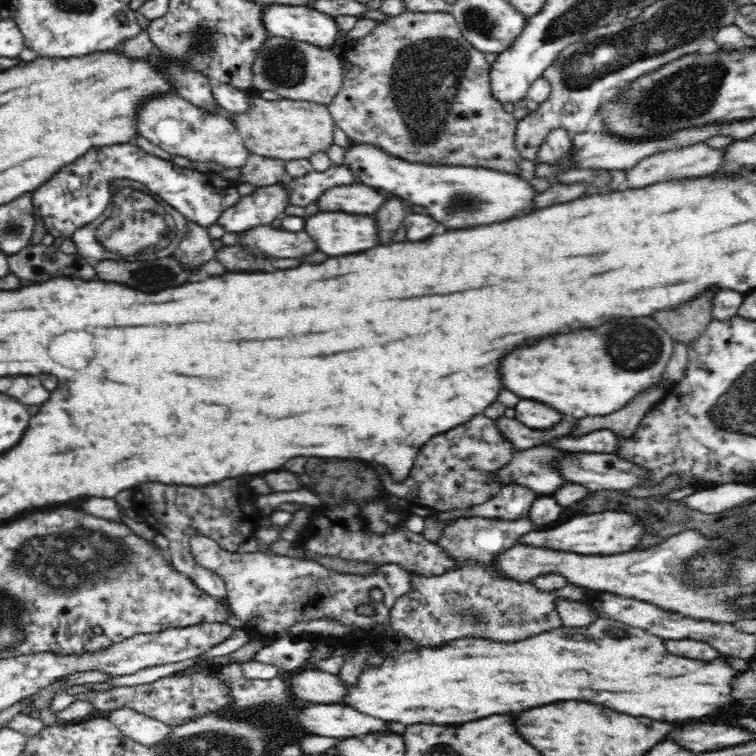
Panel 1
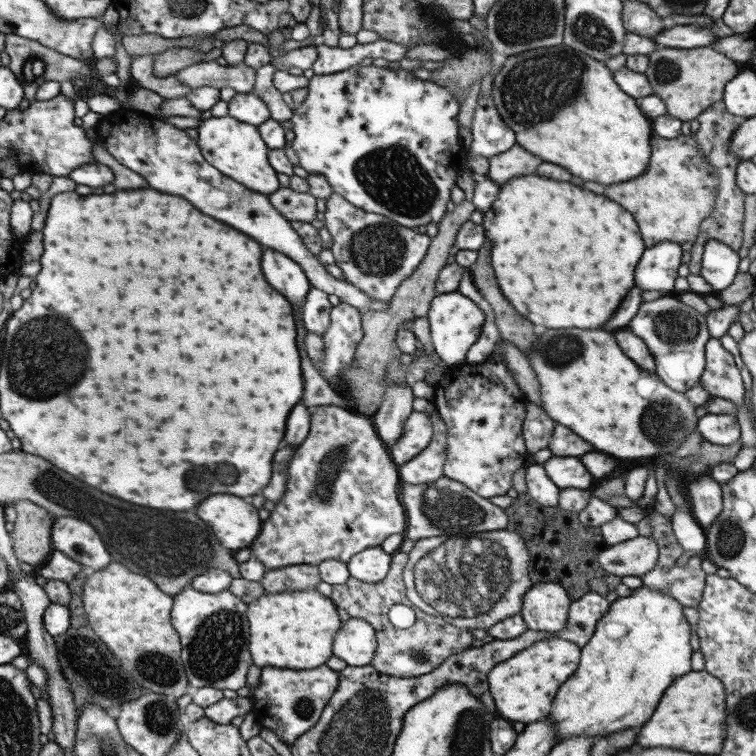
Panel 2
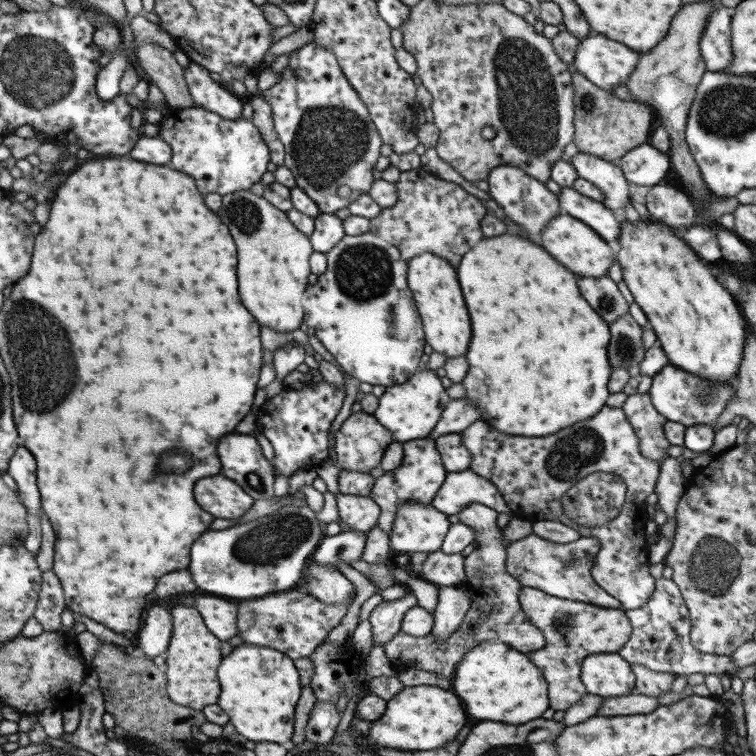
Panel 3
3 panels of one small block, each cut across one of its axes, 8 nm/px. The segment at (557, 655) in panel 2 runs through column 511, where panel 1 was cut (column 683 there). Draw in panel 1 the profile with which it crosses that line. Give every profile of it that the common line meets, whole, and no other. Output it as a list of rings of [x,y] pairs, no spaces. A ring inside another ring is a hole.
[[[599,617],[591,626],[581,628],[564,627],[537,634],[536,636],[525,638],[521,641],[514,642],[498,642],[492,639],[464,637],[459,638],[439,647],[421,646],[419,649],[403,652],[399,655],[388,655],[381,660],[377,667],[364,667],[358,678],[358,684],[344,684],[348,694],[344,696],[344,706],[352,706],[354,710],[374,716],[374,718],[382,718],[388,722],[400,722],[400,724],[464,724],[464,722],[472,722],[478,718],[486,718],[492,714],[508,714],[508,712],[522,712],[534,706],[542,706],[542,704],[550,704],[550,702],[560,702],[560,700],[586,700],[592,704],[604,704],[612,710],[624,712],[624,714],[632,714],[632,716],[646,716],[646,718],[654,718],[654,720],[688,720],[688,718],[702,718],[702,716],[714,716],[720,710],[724,710],[730,704],[730,682],[736,676],[736,670],[732,670],[724,660],[714,660],[714,662],[698,662],[698,660],[690,660],[690,658],[678,658],[668,654],[668,650],[664,648],[662,638],[652,636],[647,630],[638,629],[627,626],[618,620]]]

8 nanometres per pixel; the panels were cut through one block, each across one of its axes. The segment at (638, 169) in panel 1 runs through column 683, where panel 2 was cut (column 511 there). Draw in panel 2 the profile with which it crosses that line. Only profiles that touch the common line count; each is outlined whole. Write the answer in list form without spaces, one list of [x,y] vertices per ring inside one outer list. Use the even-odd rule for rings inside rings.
[[[515,145],[502,154],[490,157],[489,164],[486,175],[494,184],[502,186],[512,178],[534,174],[536,168],[542,164],[542,160],[536,158],[535,154],[526,152],[519,145]]]

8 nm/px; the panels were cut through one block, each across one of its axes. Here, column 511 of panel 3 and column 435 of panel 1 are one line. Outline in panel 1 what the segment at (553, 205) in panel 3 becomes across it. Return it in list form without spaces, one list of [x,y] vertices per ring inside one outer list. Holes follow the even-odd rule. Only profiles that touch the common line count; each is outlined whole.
[[[350,143],[350,147],[344,153],[344,165],[346,165],[357,177],[359,182],[375,189],[387,190],[398,195],[401,199],[410,200],[412,204],[428,208],[430,216],[436,222],[442,222],[446,228],[468,228],[468,226],[480,226],[480,224],[492,224],[492,222],[504,222],[510,220],[522,212],[530,212],[533,206],[533,198],[536,192],[528,183],[528,176],[516,176],[497,170],[473,166],[446,166],[425,165],[394,157],[386,151],[368,144]]]

